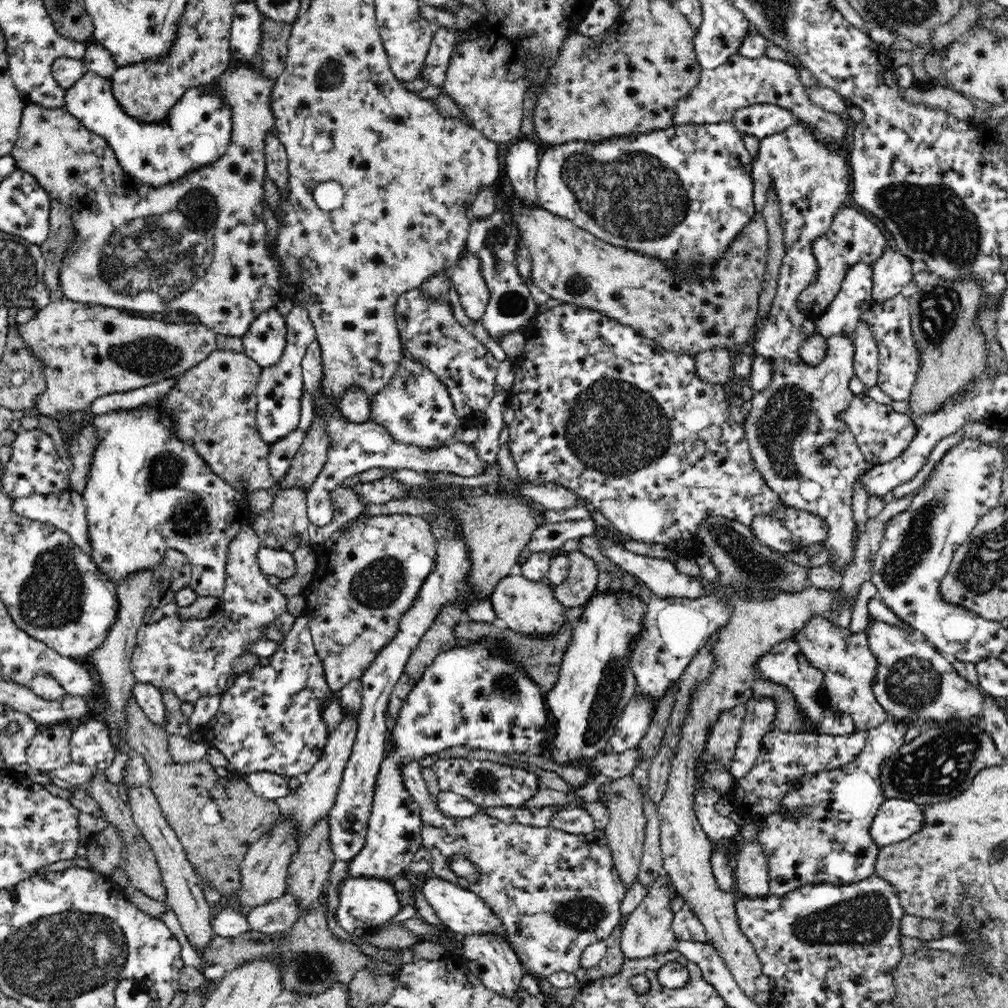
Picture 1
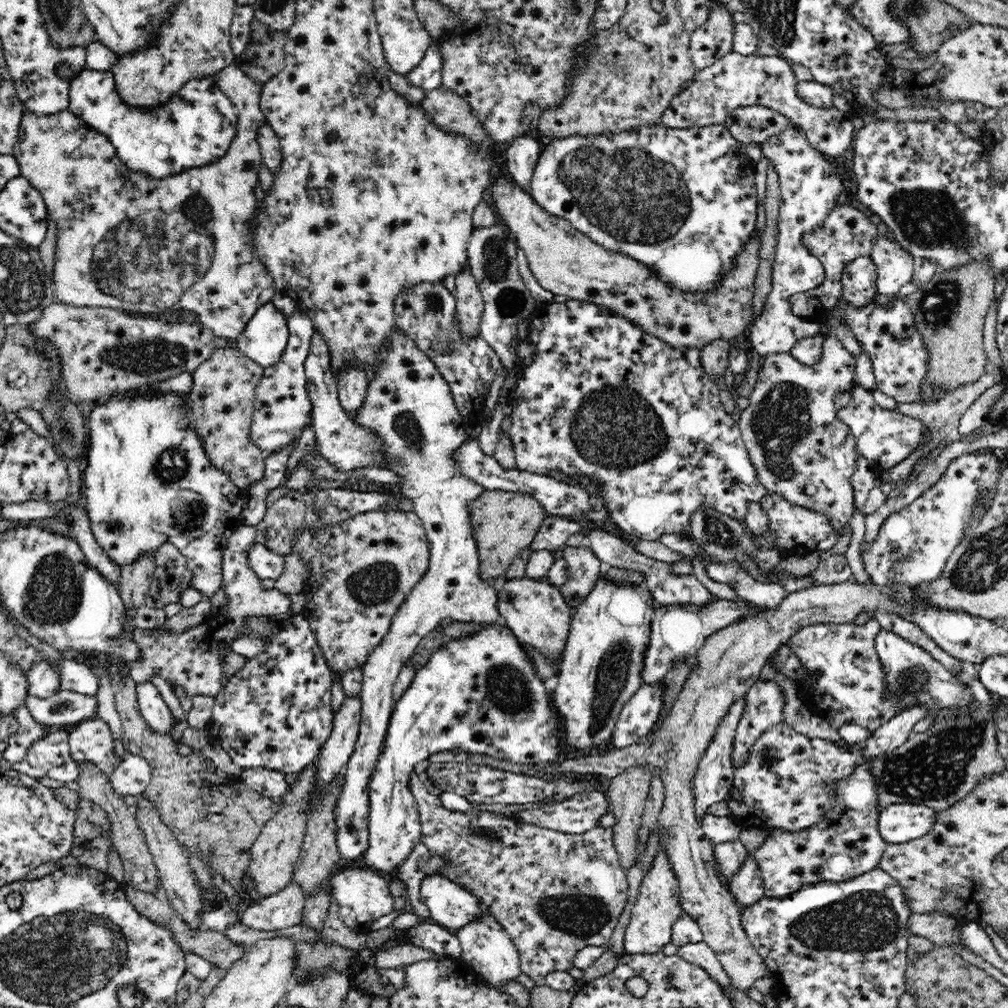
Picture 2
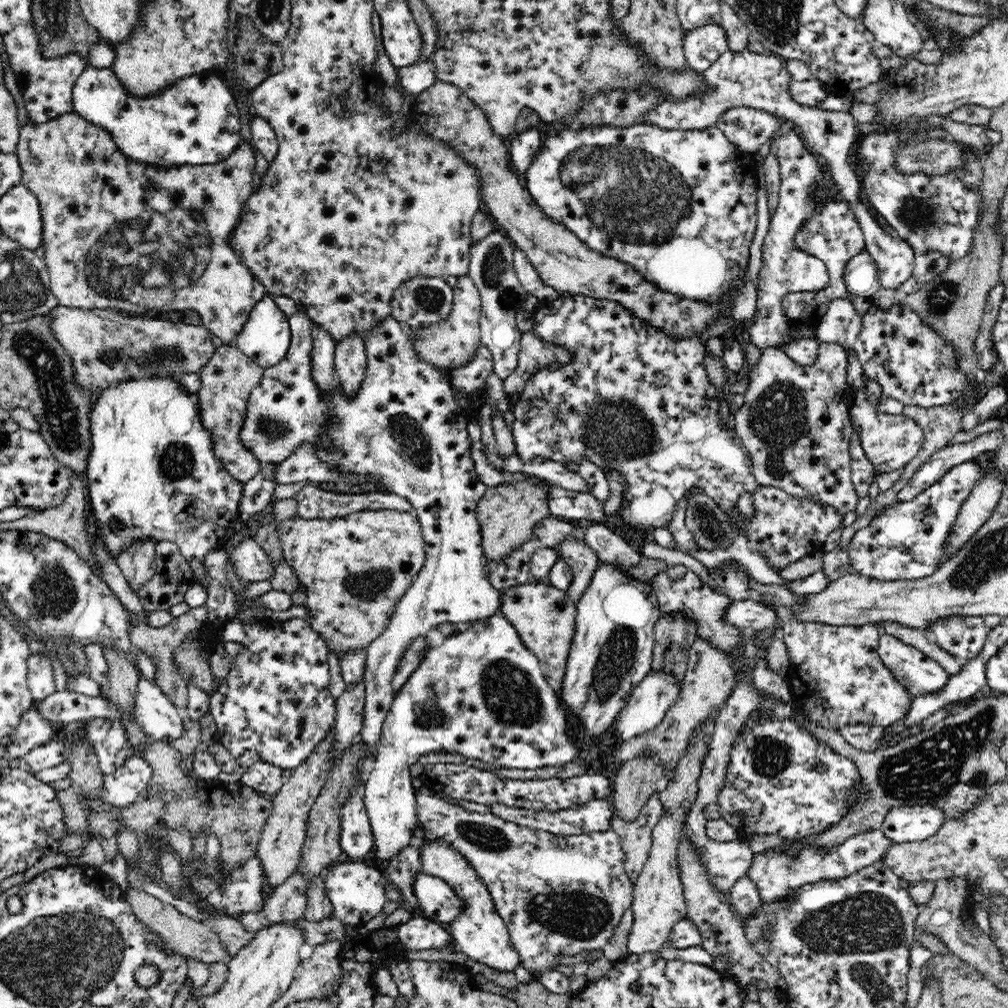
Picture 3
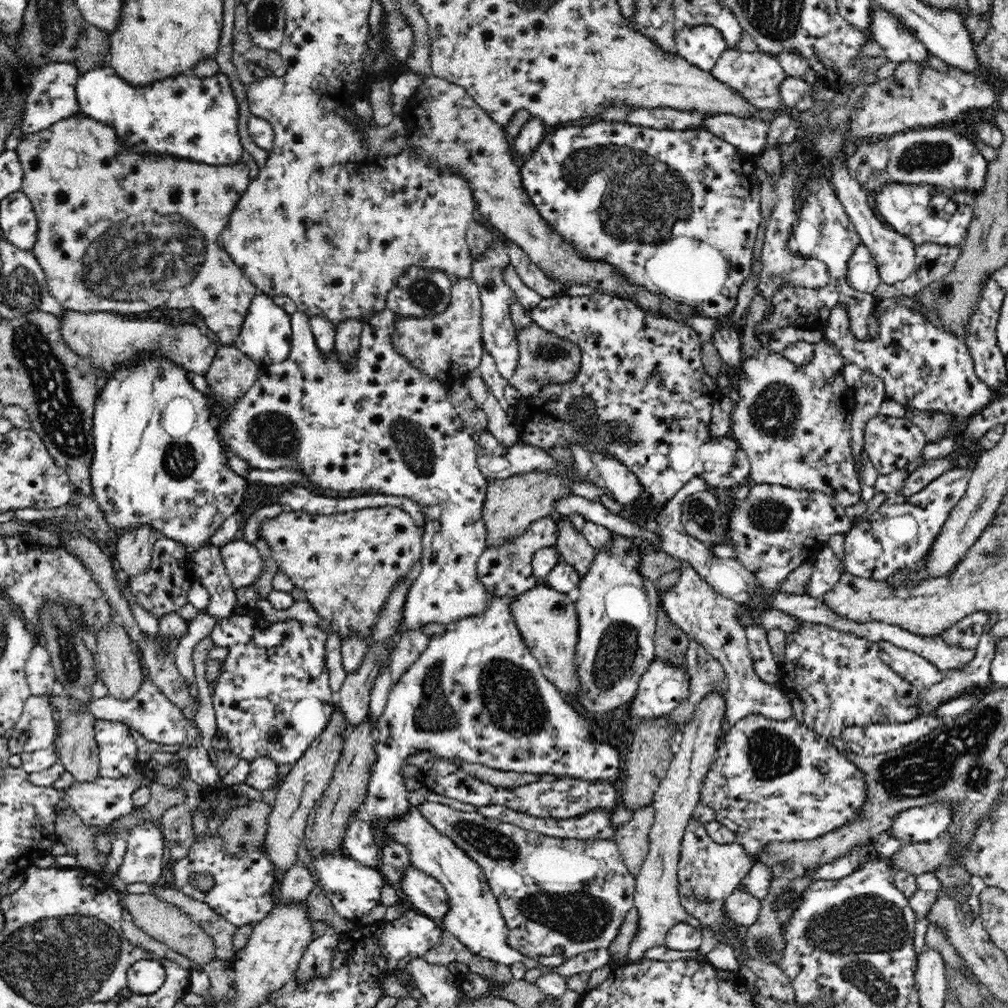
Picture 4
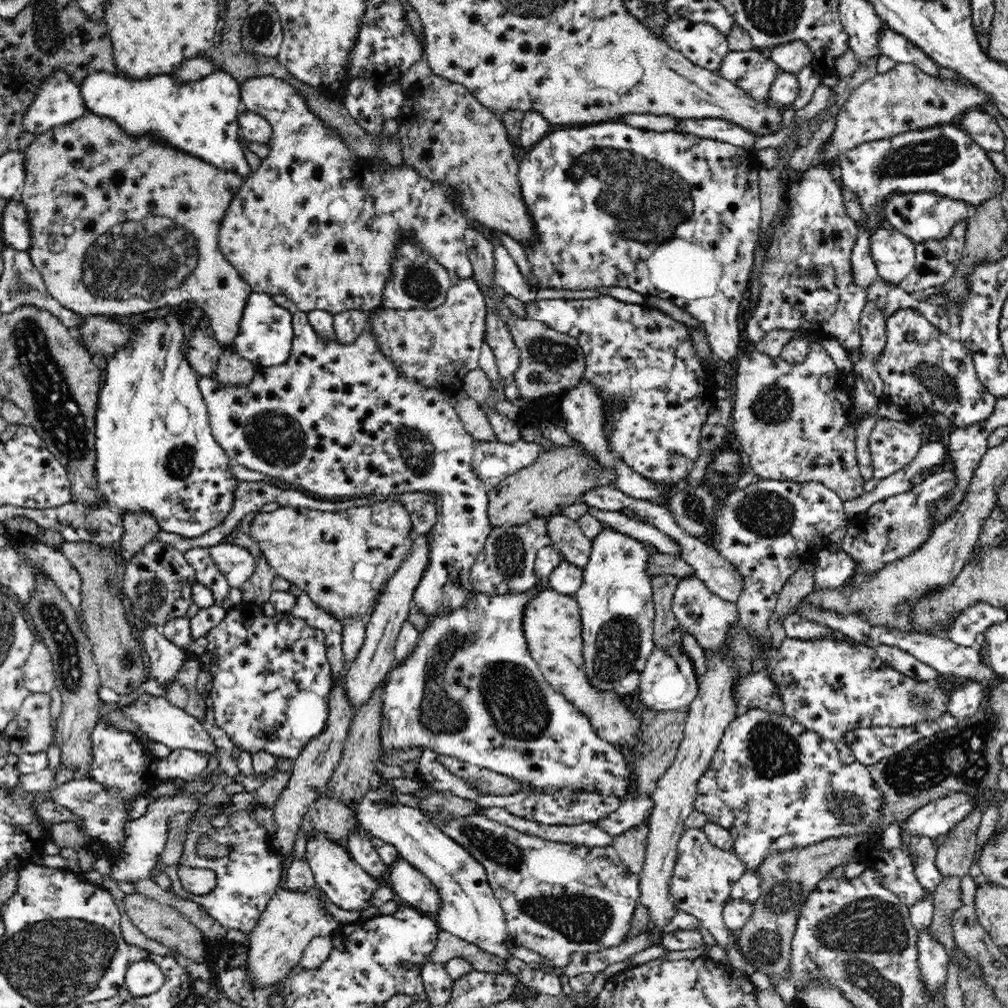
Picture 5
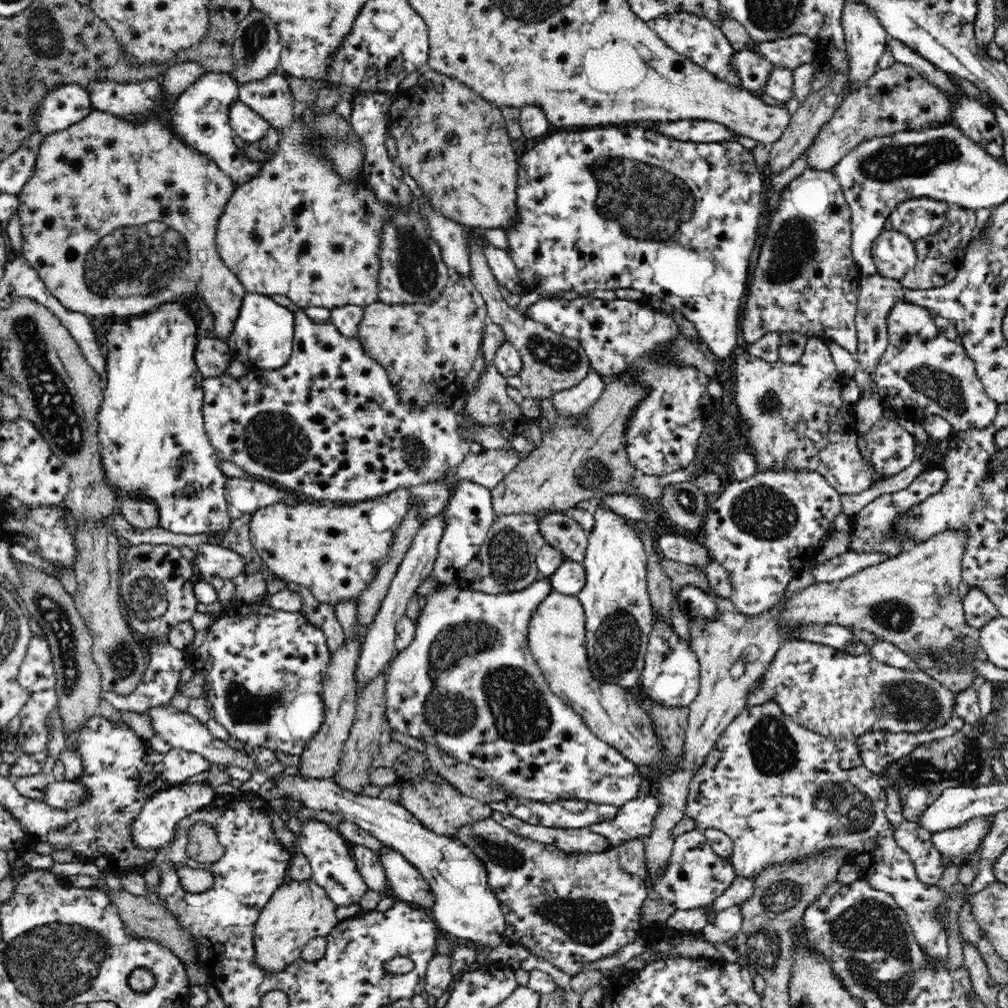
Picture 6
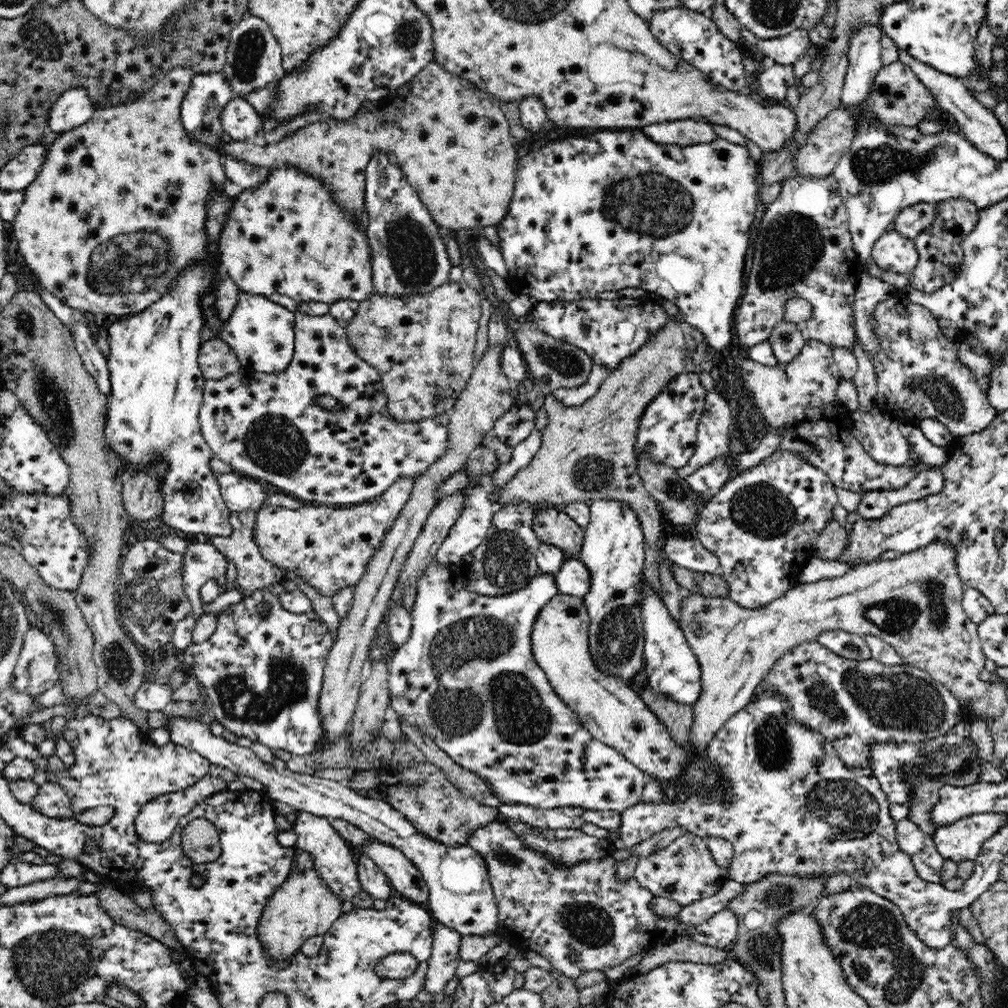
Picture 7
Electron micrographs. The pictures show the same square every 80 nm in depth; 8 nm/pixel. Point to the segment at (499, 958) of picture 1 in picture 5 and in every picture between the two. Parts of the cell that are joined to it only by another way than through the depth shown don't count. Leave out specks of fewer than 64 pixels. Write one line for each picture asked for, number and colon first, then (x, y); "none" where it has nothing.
2: (487, 948)
3: (480, 932)
4: (474, 917)
5: (468, 909)

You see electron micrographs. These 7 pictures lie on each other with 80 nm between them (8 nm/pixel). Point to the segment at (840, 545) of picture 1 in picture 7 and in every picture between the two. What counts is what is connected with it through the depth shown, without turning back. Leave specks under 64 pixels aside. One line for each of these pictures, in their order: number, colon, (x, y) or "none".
2: (800, 448)
3: (795, 424)
4: (794, 422)
5: (794, 421)
6: (795, 415)
7: (798, 399)

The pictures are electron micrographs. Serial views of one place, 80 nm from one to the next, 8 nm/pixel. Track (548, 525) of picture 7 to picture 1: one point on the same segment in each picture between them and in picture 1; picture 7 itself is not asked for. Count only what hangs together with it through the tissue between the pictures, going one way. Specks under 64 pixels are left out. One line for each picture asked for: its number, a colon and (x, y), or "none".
1: (579, 586)
2: (584, 566)
3: (581, 558)
4: (574, 548)
5: (567, 537)
6: (562, 532)

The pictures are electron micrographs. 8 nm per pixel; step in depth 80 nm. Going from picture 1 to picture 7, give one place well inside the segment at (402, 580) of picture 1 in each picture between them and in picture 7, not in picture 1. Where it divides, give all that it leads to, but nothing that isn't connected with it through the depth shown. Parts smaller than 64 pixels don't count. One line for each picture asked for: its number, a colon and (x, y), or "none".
2: (359, 572)
3: (354, 570)
4: (347, 564)
5: (343, 559)
6: (331, 551)
7: (329, 548)

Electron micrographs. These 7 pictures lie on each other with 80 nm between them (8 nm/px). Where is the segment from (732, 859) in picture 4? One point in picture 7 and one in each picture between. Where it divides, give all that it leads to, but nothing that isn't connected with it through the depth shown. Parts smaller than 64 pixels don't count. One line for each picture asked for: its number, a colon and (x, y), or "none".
5: (703, 877)
6: (694, 876)
7: (684, 871)

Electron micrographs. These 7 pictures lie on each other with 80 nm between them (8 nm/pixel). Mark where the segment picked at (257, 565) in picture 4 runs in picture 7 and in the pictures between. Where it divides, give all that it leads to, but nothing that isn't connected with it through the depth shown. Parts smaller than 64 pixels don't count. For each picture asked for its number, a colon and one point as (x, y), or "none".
5: (237, 563)
6: (211, 559)
7: (202, 562)

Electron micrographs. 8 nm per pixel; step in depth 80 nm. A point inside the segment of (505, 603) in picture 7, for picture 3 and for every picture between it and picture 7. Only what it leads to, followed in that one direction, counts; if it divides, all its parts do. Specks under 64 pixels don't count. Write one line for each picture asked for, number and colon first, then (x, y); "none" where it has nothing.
3: (481, 694)
4: (477, 694)
5: (471, 690)
6: (468, 683)

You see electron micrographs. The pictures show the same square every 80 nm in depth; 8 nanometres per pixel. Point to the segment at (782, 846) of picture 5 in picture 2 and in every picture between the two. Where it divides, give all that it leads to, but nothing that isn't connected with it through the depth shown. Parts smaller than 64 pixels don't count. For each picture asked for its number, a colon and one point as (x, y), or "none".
2: (786, 780)
3: (781, 780)
4: (772, 780)

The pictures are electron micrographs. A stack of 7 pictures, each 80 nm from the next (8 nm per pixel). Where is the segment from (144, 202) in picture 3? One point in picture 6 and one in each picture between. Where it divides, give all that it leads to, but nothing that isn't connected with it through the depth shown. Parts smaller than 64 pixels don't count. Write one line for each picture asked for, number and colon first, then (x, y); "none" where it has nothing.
4: (85, 185)
5: (81, 178)
6: (104, 172)

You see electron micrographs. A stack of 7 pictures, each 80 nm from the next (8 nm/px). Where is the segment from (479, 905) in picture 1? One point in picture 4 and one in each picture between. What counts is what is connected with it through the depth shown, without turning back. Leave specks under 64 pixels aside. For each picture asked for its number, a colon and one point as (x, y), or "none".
2: (451, 907)
3: (440, 904)
4: (422, 893)

